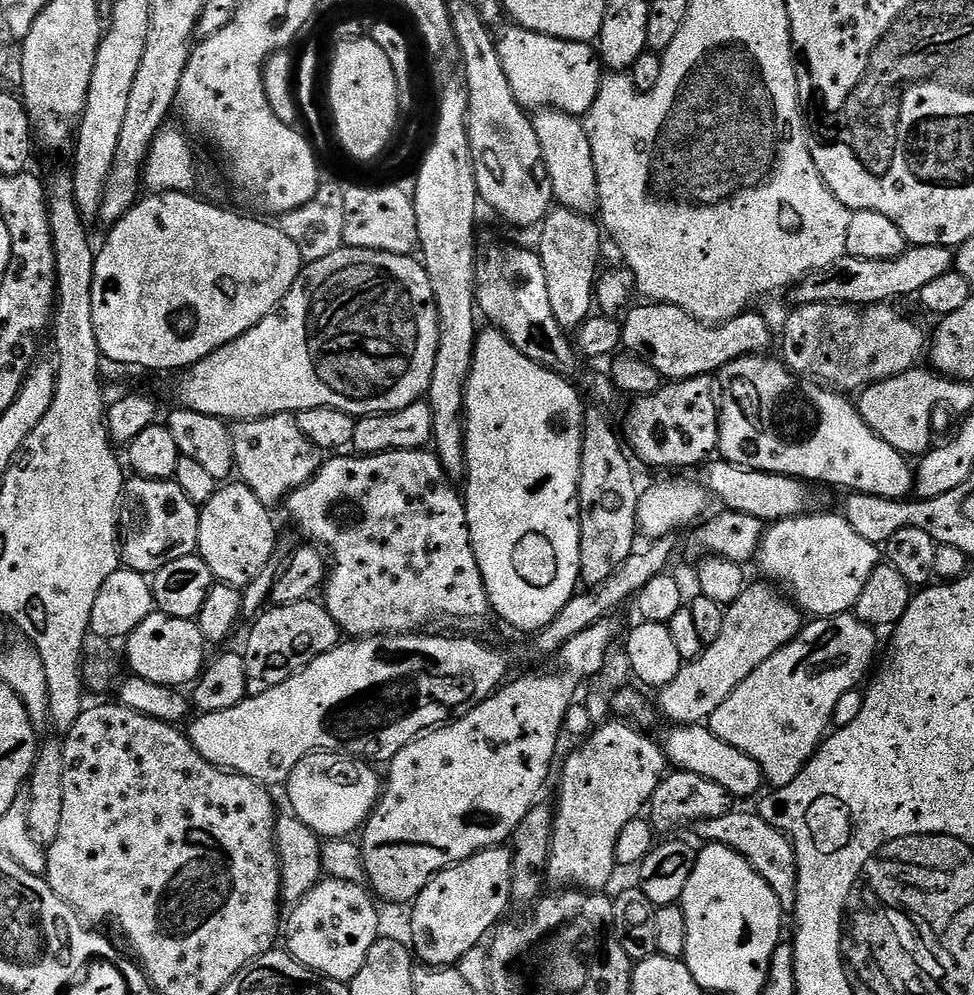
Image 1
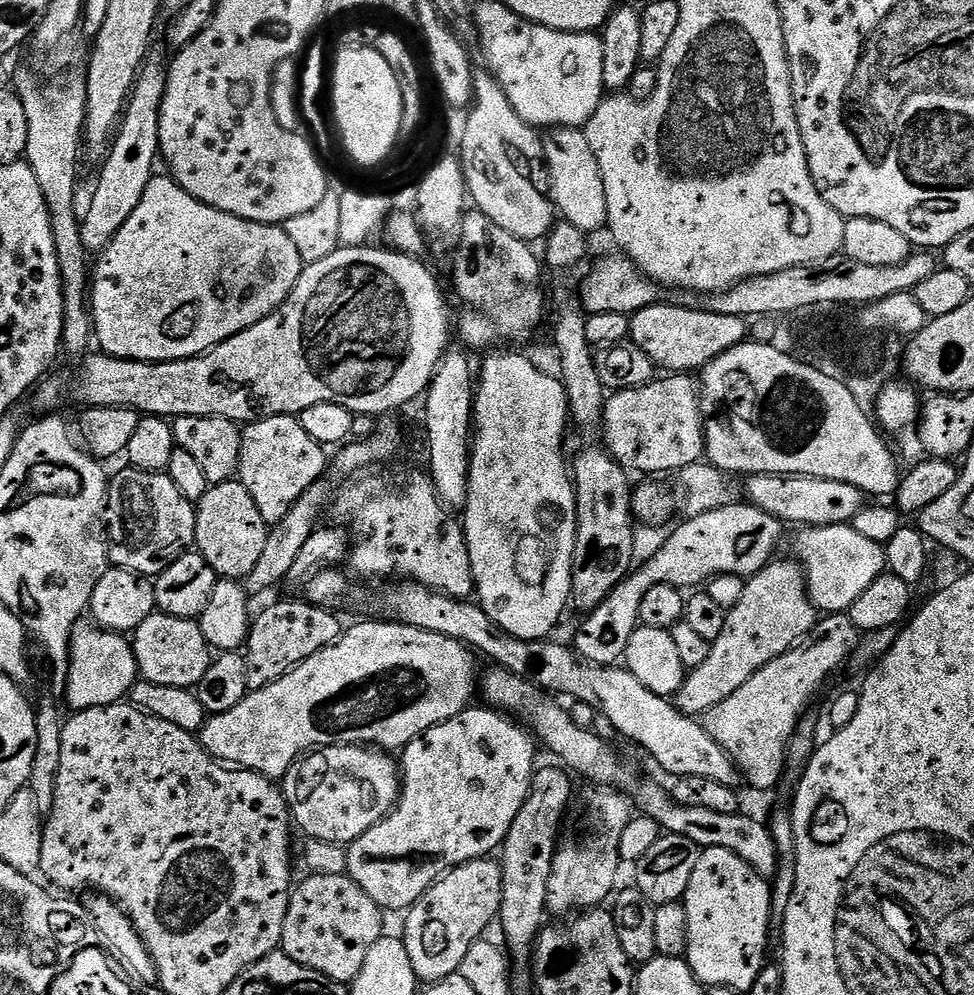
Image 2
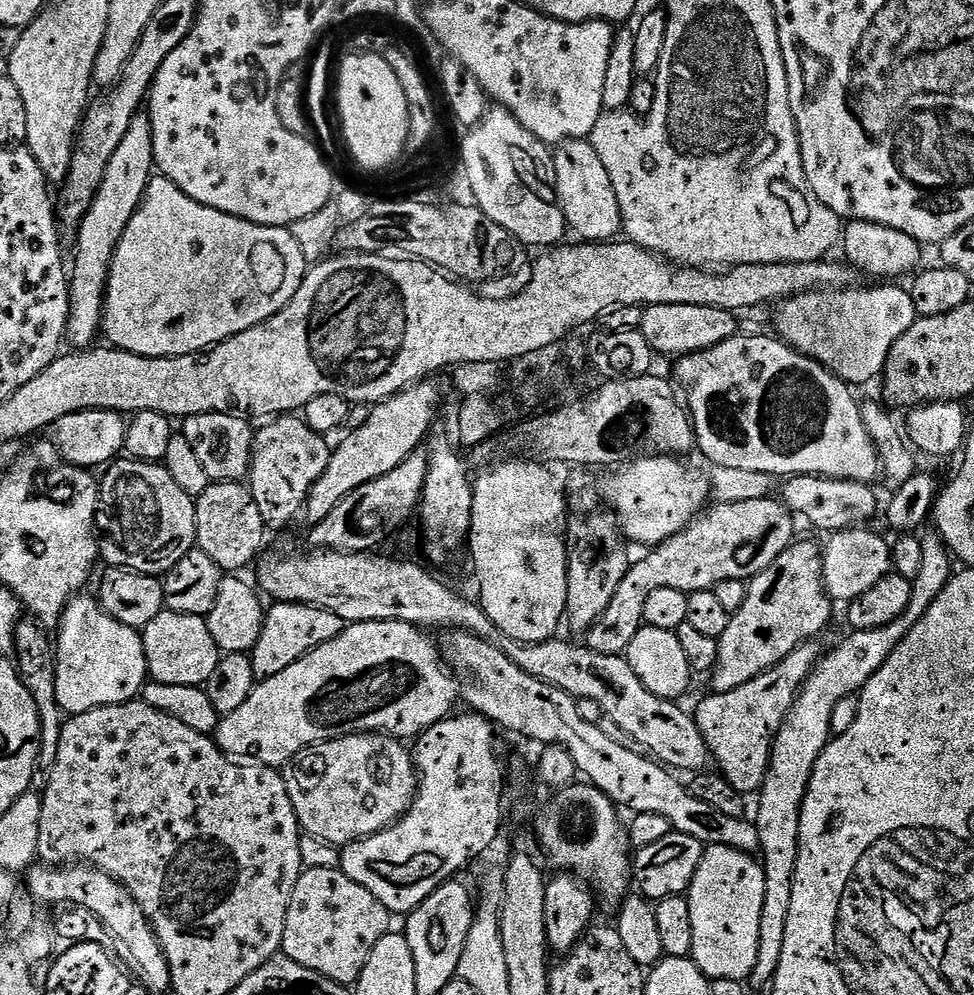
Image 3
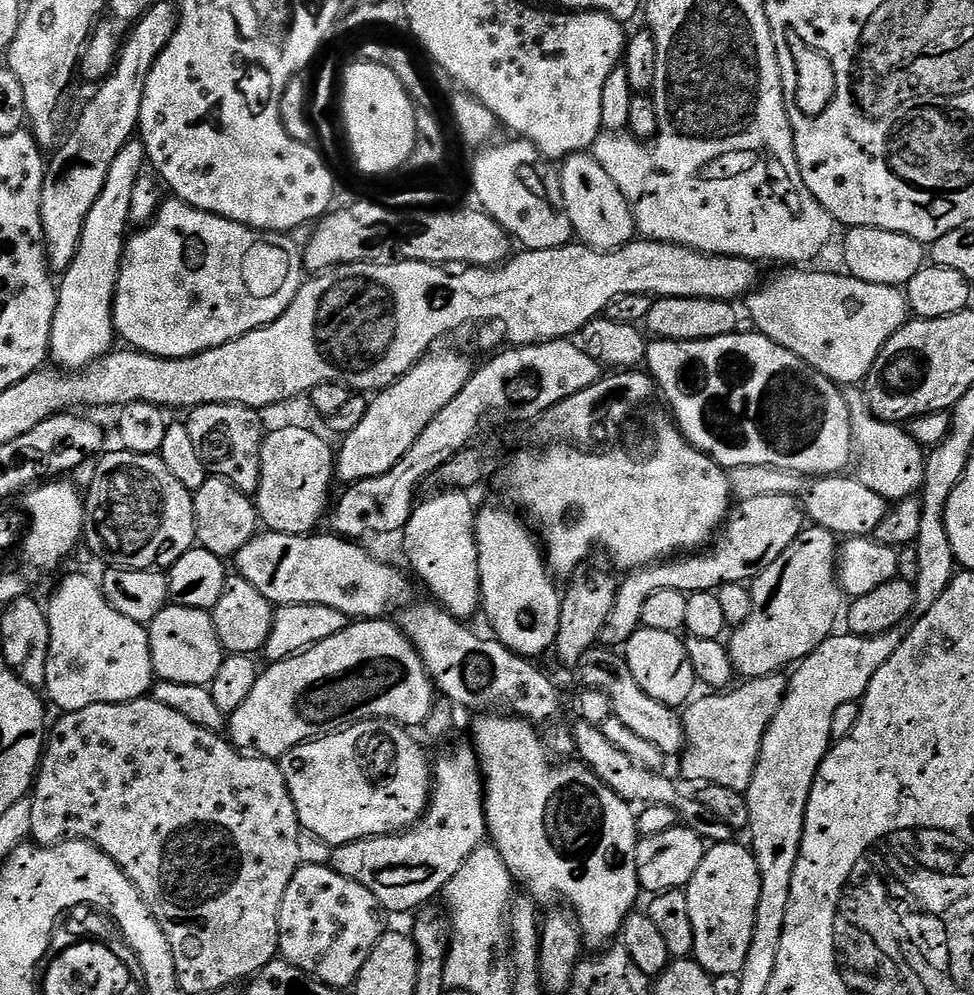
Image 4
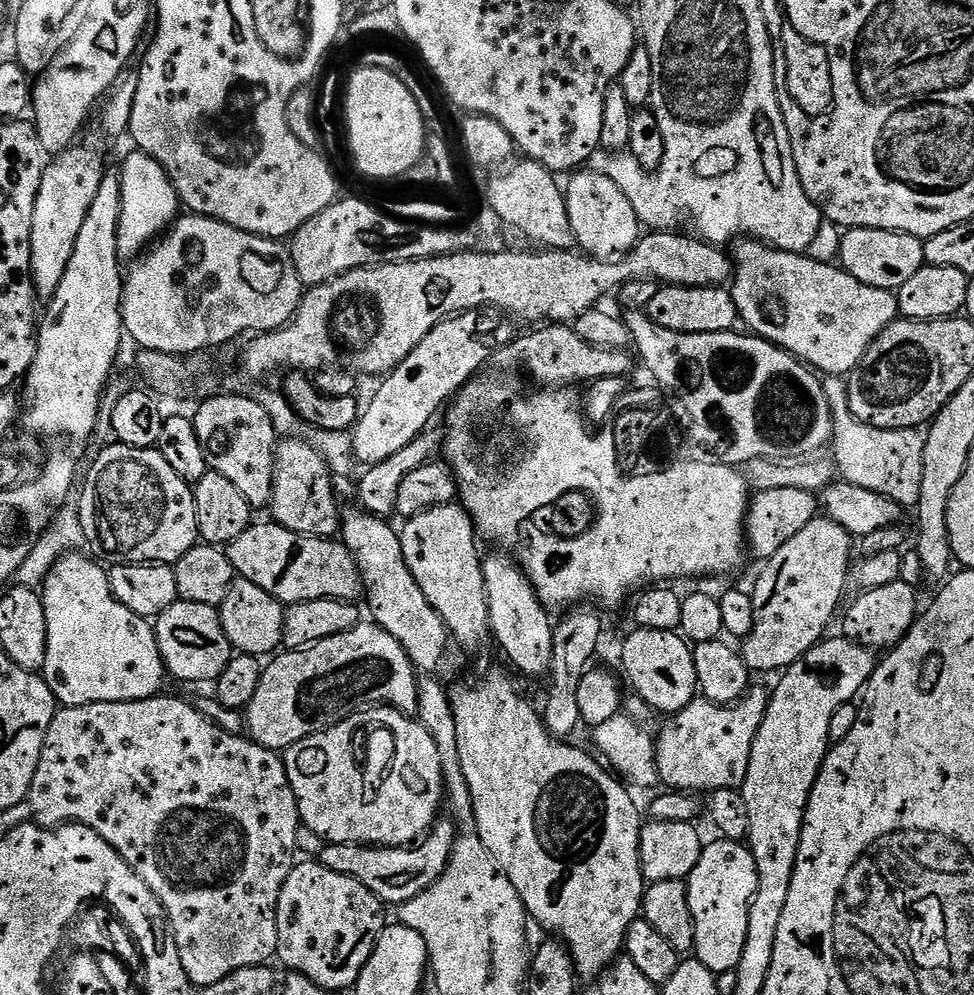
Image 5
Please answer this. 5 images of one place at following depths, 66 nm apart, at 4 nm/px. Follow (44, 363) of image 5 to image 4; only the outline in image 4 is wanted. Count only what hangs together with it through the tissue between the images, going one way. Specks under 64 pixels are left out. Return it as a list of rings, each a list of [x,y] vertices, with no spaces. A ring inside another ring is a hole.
[[[129,142],[125,148],[118,150],[118,158],[110,162],[110,174],[106,174],[102,194],[98,194],[98,202],[94,202],[90,214],[86,214],[78,254],[74,254],[74,262],[70,262],[62,274],[56,293],[50,356],[53,361],[57,360],[55,363],[61,369],[87,368],[100,357],[108,355],[113,347],[112,303],[116,297],[116,275],[120,273],[120,259],[124,256],[126,237],[130,232],[130,198],[134,196],[134,186],[145,168],[143,144]]]

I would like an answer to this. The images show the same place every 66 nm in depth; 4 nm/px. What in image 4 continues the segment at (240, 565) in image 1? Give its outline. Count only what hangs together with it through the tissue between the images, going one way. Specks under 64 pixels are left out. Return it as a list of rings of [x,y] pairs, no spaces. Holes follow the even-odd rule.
[[[209,475],[202,486],[195,489],[194,522],[196,523],[196,544],[210,550],[210,554],[221,558],[235,558],[258,535],[258,517],[253,497],[246,492],[239,492],[229,480],[220,476]]]

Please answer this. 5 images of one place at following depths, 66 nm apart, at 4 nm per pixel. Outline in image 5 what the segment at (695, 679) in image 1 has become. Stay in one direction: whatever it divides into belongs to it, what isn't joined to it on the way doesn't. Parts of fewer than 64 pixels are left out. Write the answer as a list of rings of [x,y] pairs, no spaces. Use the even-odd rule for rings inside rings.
[[[817,518],[809,522],[803,530],[798,530],[798,534],[794,534],[794,538],[790,538],[790,542],[786,542],[786,546],[782,546],[782,550],[778,550],[778,554],[774,554],[767,562],[763,565],[764,568],[760,572],[760,577],[756,580],[756,589],[751,589],[750,595],[754,602],[754,626],[750,630],[750,634],[743,637],[742,644],[742,655],[746,666],[753,673],[756,672],[776,672],[779,673],[781,670],[790,667],[794,662],[798,662],[805,654],[807,654],[814,645],[819,644],[821,640],[825,639],[828,627],[832,624],[832,619],[837,616],[841,611],[840,599],[844,596],[844,587],[847,586],[848,580],[850,584],[850,568],[848,572],[848,563],[852,560],[852,548],[854,552],[854,538],[851,536],[838,522],[827,518]]]

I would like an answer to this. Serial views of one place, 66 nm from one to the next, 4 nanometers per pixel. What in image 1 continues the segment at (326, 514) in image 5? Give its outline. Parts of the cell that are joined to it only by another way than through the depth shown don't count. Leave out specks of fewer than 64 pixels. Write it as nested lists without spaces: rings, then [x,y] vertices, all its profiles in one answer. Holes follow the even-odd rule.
[[[295,415],[242,420],[233,423],[230,431],[236,459],[235,471],[238,476],[240,472],[239,479],[250,486],[254,494],[258,494],[258,502],[265,504],[269,510],[275,509],[275,504],[283,505],[292,492],[310,482],[321,466],[322,449],[314,446],[314,442],[298,430]]]

